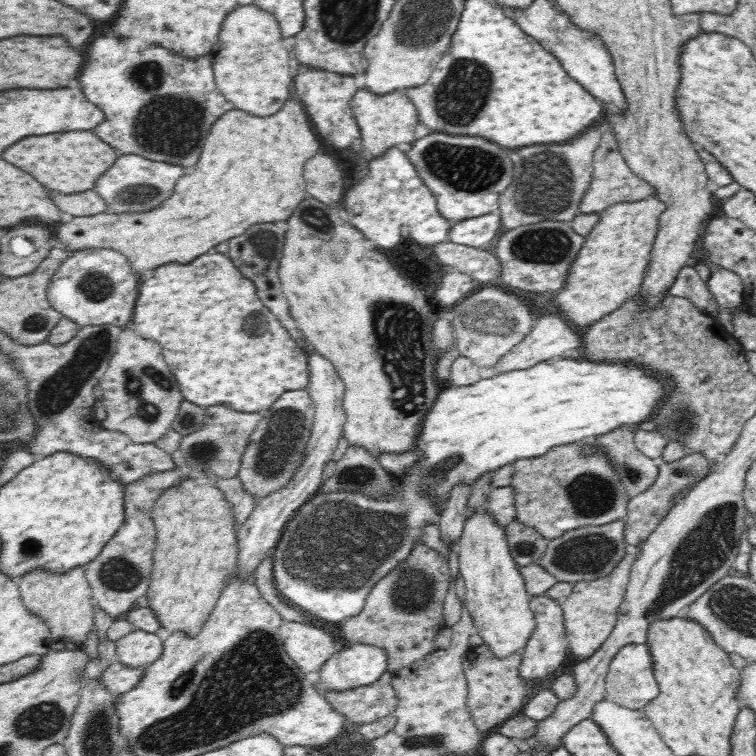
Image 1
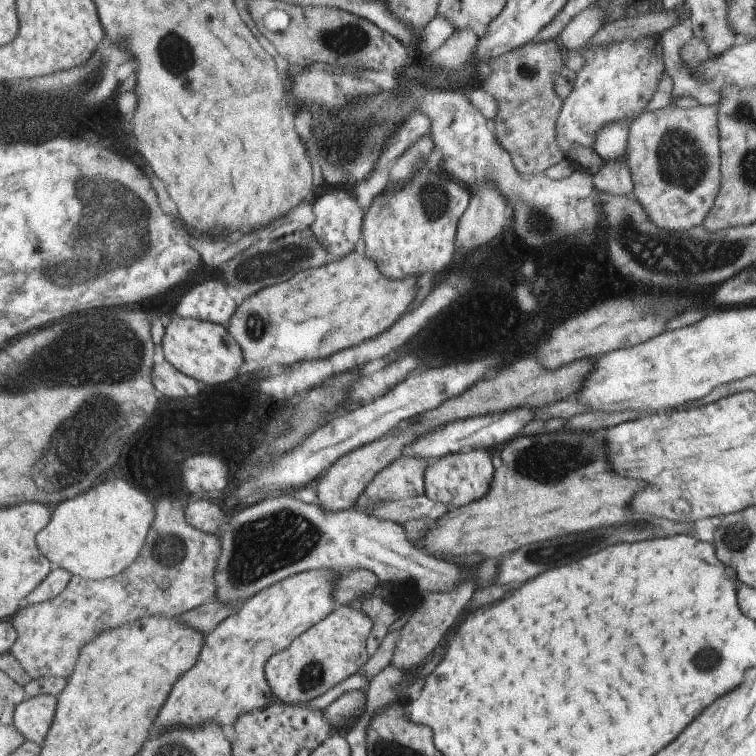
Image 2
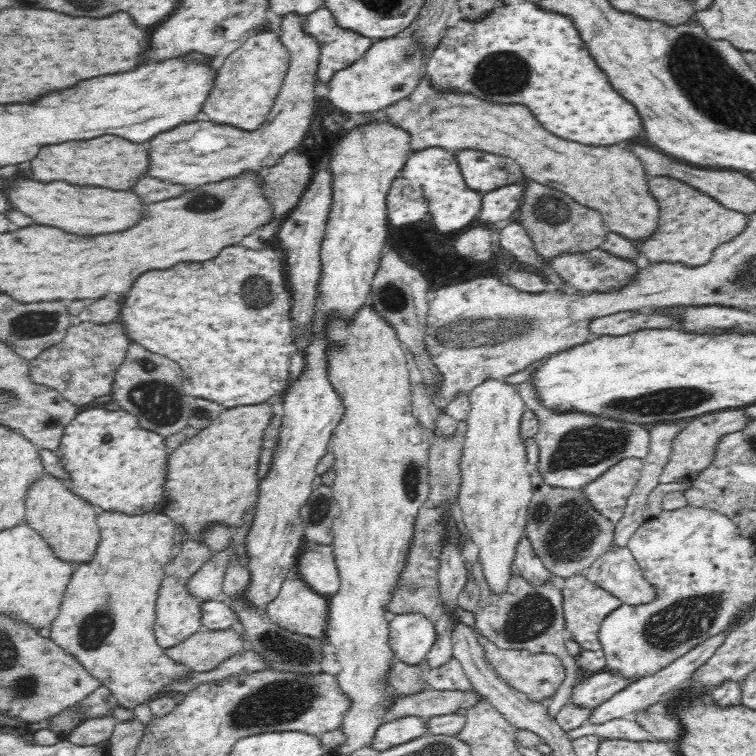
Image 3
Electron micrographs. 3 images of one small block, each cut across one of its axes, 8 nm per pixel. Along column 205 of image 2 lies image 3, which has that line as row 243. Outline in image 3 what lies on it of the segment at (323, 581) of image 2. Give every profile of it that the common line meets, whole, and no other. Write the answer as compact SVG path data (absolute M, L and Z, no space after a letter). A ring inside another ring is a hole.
M656 176L650 178L650 192L656 196L658 204L660 204L660 228L656 232L656 236L652 236L652 240L646 240L644 244L636 244L638 252L644 252L644 256L652 262L682 262L688 266L702 266L708 264L716 252L716 248L720 248L720 244L728 244L730 240L734 240L736 236L740 236L746 226L748 226L748 216L746 214L738 214L734 210L728 210L724 206L720 206L714 198L702 194L700 190L680 182L680 180L672 180L666 176Z

